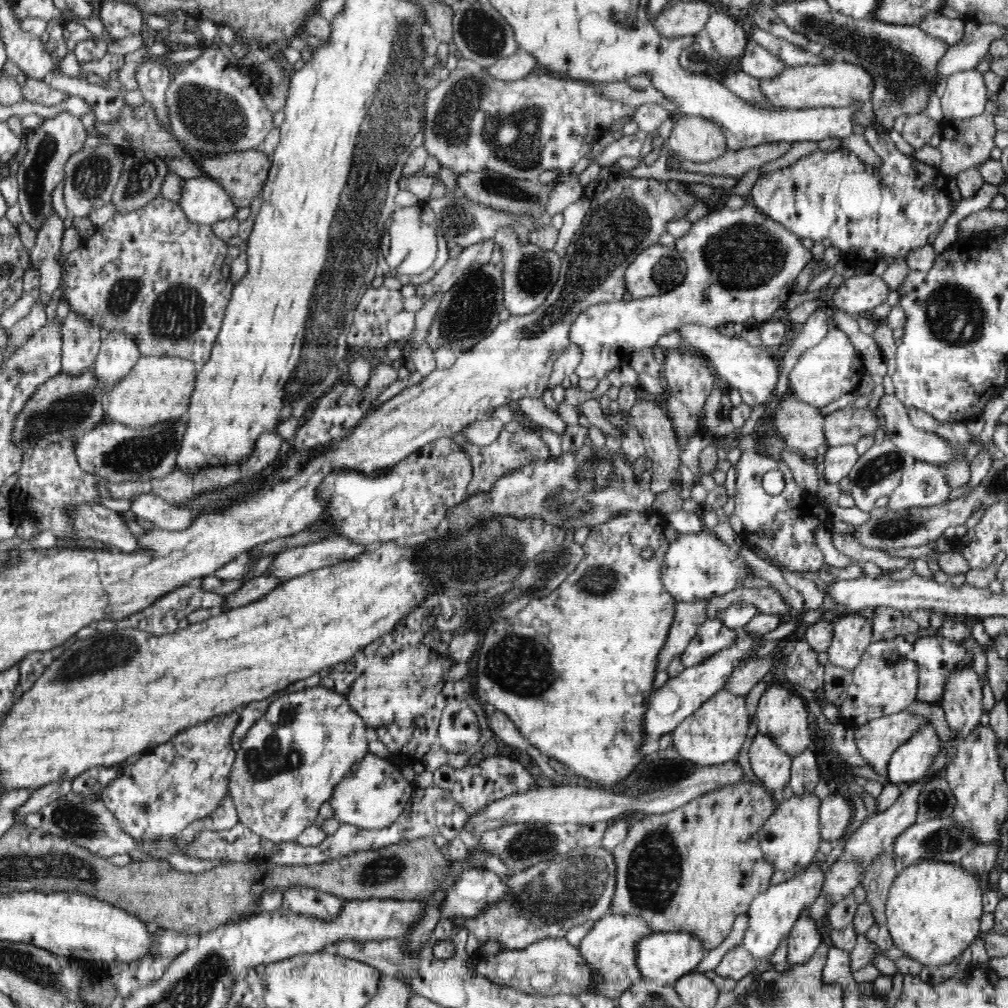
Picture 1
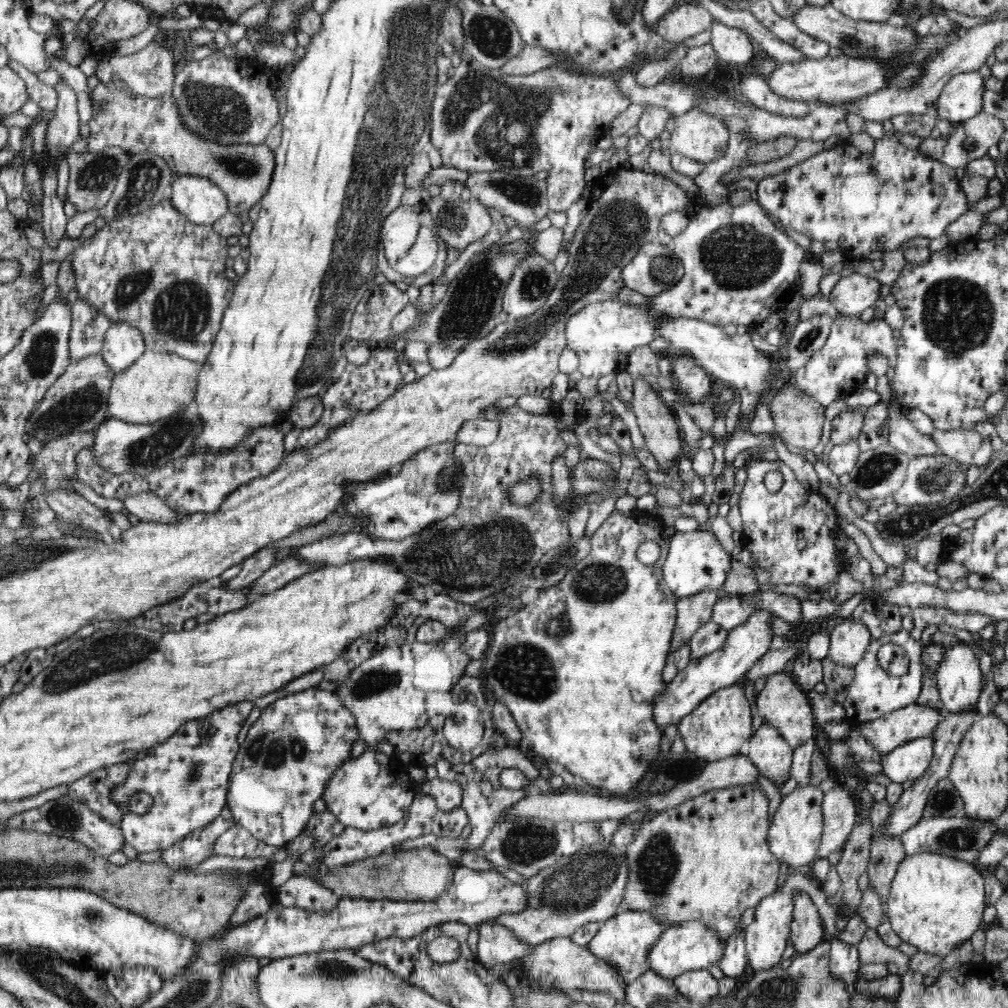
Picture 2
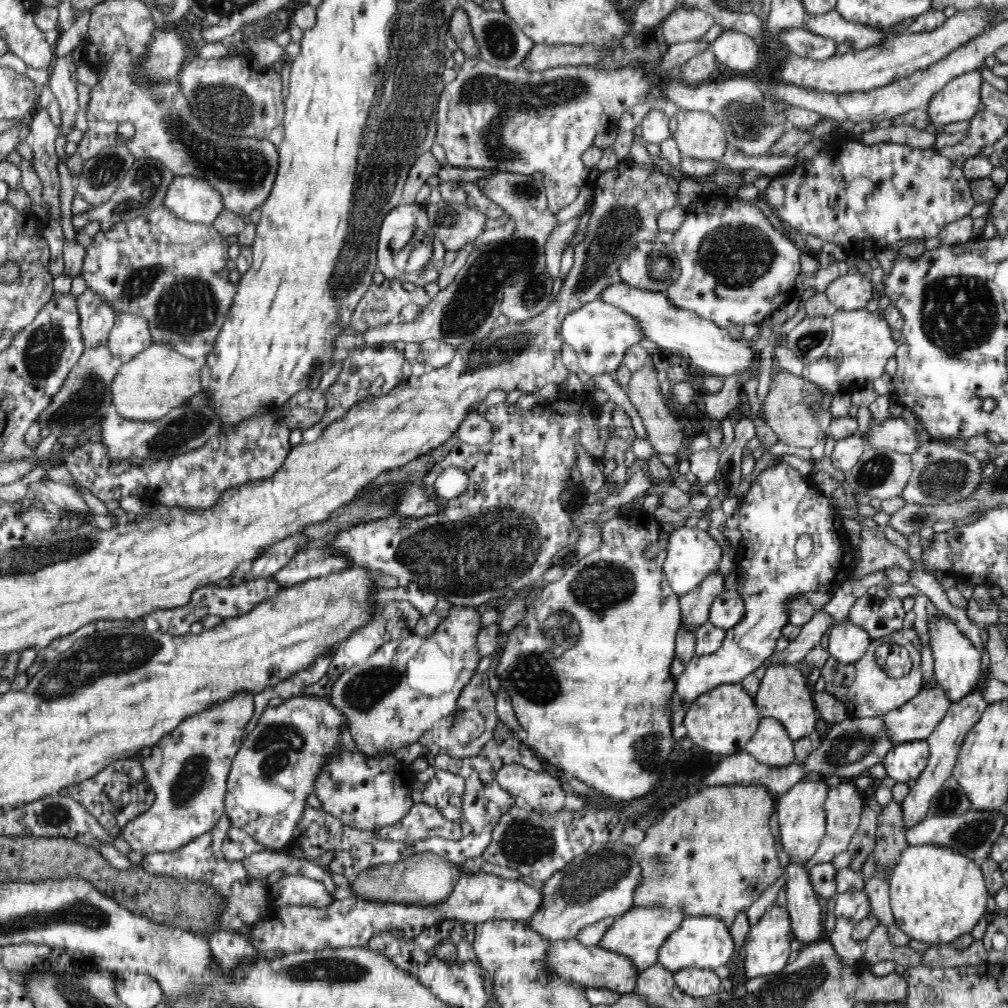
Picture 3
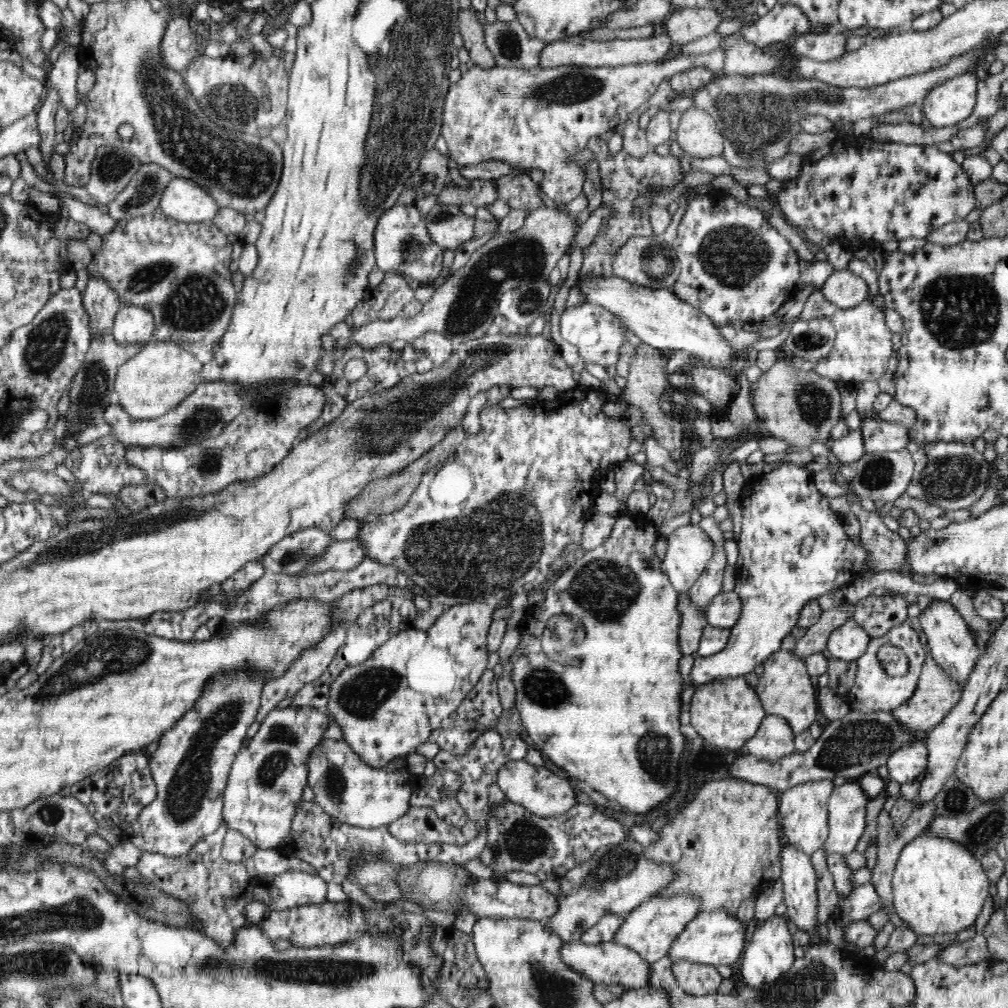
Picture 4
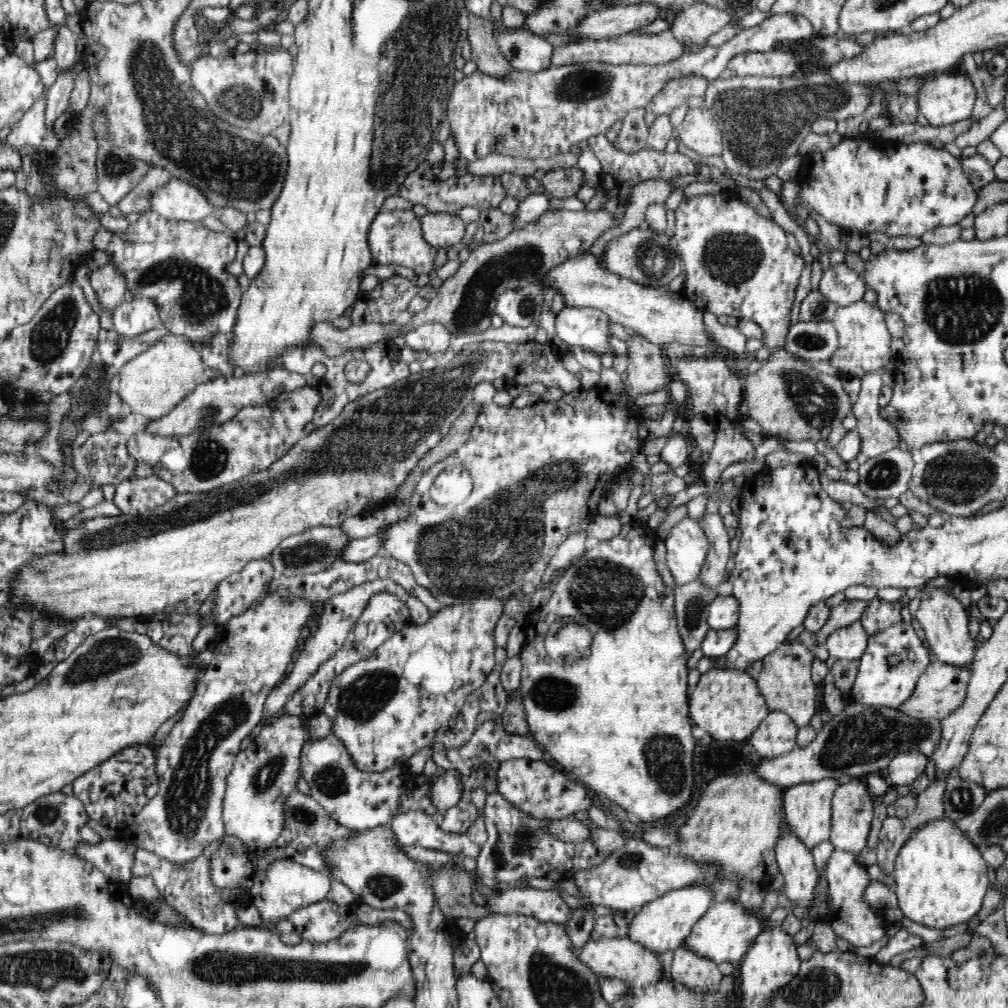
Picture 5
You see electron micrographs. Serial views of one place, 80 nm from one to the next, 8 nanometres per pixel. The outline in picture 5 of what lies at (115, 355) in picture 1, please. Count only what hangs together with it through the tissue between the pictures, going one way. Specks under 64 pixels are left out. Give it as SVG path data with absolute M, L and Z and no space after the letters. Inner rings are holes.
M154 299L125 300L113 313L116 332L122 336L138 336L142 332L161 326L160 311Z

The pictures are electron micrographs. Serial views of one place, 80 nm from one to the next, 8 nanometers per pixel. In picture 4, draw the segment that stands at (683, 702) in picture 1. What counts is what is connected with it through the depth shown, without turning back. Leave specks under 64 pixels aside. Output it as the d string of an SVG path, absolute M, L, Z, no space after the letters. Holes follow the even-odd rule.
M783 463L774 468L772 472L769 472L764 477L760 477L758 482L754 483L754 487L750 490L748 497L742 500L741 512L742 522L740 537L737 538L737 548L739 549L739 555L735 563L735 569L737 572L737 578L735 583L734 591L738 593L740 600L742 601L742 610L738 618L738 622L729 629L730 638L727 640L727 645L715 655L709 657L696 657L693 660L693 667L690 674L685 677L683 682L684 688L693 684L695 688L704 686L706 682L712 682L712 680L720 680L720 678L738 678L738 676L745 676L749 672L752 672L758 664L763 662L780 649L780 644L785 636L790 634L790 630L797 625L798 615L802 610L802 605L816 600L822 594L831 593L836 588L842 588L842 586L849 582L855 581L858 578L862 578L861 574L867 571L865 562L867 561L867 552L861 545L859 539L852 539L846 535L842 520L840 516L830 508L828 505L828 497L824 496L813 482L813 473L806 469L806 466L800 467L793 463Z

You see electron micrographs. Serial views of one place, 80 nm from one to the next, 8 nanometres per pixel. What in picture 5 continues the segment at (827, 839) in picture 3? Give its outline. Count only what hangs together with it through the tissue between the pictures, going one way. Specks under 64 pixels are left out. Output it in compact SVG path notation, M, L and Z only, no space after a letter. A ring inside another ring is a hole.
M853 778L849 784L839 786L832 801L833 818L831 820L830 843L835 850L860 853L866 846L870 824L872 822L874 796L868 792L863 778Z

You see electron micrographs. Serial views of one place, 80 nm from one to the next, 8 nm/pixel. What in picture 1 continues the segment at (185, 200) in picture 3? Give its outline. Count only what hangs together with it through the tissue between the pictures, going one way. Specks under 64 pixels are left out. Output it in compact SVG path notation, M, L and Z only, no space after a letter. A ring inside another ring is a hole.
M211 178L184 179L182 196L178 204L192 222L211 226L220 220L239 215L238 208L230 199L230 193Z

